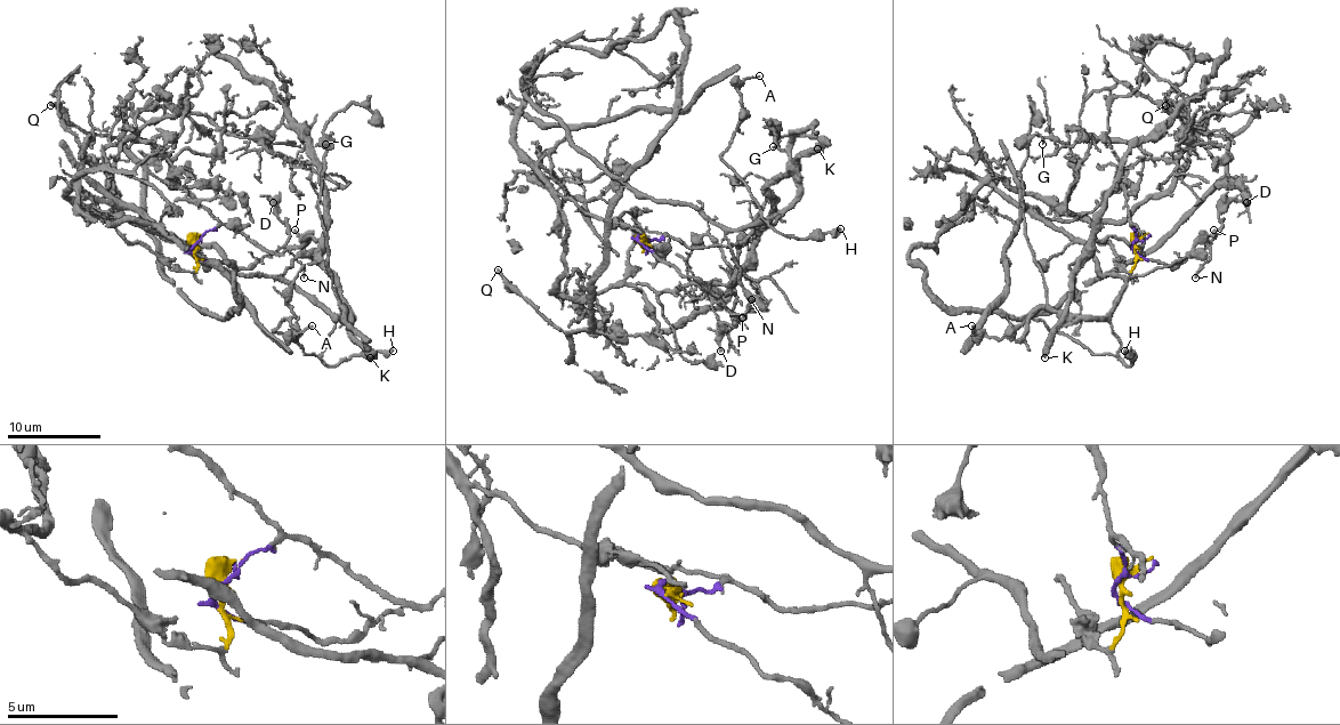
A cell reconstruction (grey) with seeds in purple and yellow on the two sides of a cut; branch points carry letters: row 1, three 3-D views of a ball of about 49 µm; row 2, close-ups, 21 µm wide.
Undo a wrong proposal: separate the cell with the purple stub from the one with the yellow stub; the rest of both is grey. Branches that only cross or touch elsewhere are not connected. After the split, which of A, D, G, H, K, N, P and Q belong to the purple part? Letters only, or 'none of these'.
A, D, G, H, K, N, P

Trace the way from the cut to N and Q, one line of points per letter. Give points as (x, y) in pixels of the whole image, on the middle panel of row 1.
N: (642, 236), (639, 239), (648, 248), (681, 274), (697, 279), (731, 312), (744, 314), (751, 307), (751, 300)
Q: (642, 236), (620, 227), (608, 234), (608, 263), (594, 276), (591, 328), (559, 330), (498, 270)

